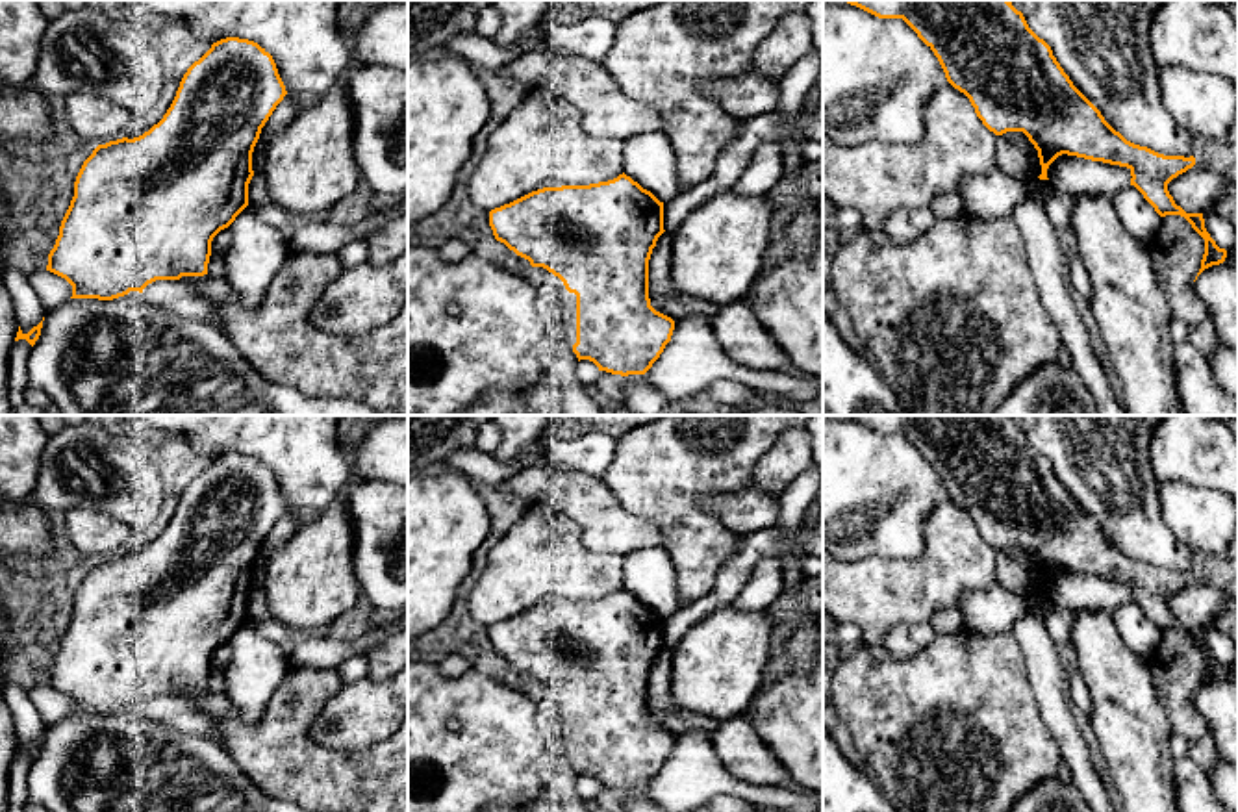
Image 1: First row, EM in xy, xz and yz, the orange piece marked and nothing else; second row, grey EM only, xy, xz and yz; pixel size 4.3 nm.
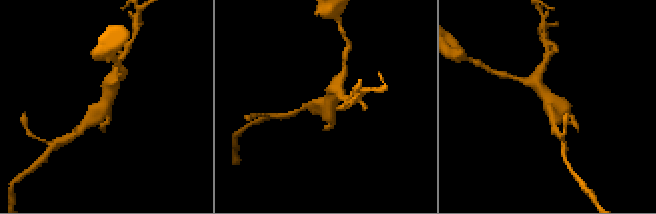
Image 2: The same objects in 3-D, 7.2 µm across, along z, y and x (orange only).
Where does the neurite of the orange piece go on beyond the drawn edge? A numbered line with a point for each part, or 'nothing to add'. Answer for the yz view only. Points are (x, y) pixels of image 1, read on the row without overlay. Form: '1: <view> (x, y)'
nothing to add

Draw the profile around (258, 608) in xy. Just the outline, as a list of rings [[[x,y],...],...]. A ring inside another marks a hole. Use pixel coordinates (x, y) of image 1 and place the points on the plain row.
[[[263,588],[252,591],[248,599],[248,617],[261,623],[272,621],[272,614],[271,614]]]

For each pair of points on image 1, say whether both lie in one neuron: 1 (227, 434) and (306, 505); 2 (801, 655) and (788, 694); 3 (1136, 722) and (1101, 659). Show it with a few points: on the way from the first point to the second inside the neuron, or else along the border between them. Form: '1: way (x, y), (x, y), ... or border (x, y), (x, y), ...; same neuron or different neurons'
1: way (251, 434), (301, 481); same neuron
2: border (783, 670), (803, 675); different neurons
3: way (1125, 707), (1122, 686), (1112, 673); same neuron

